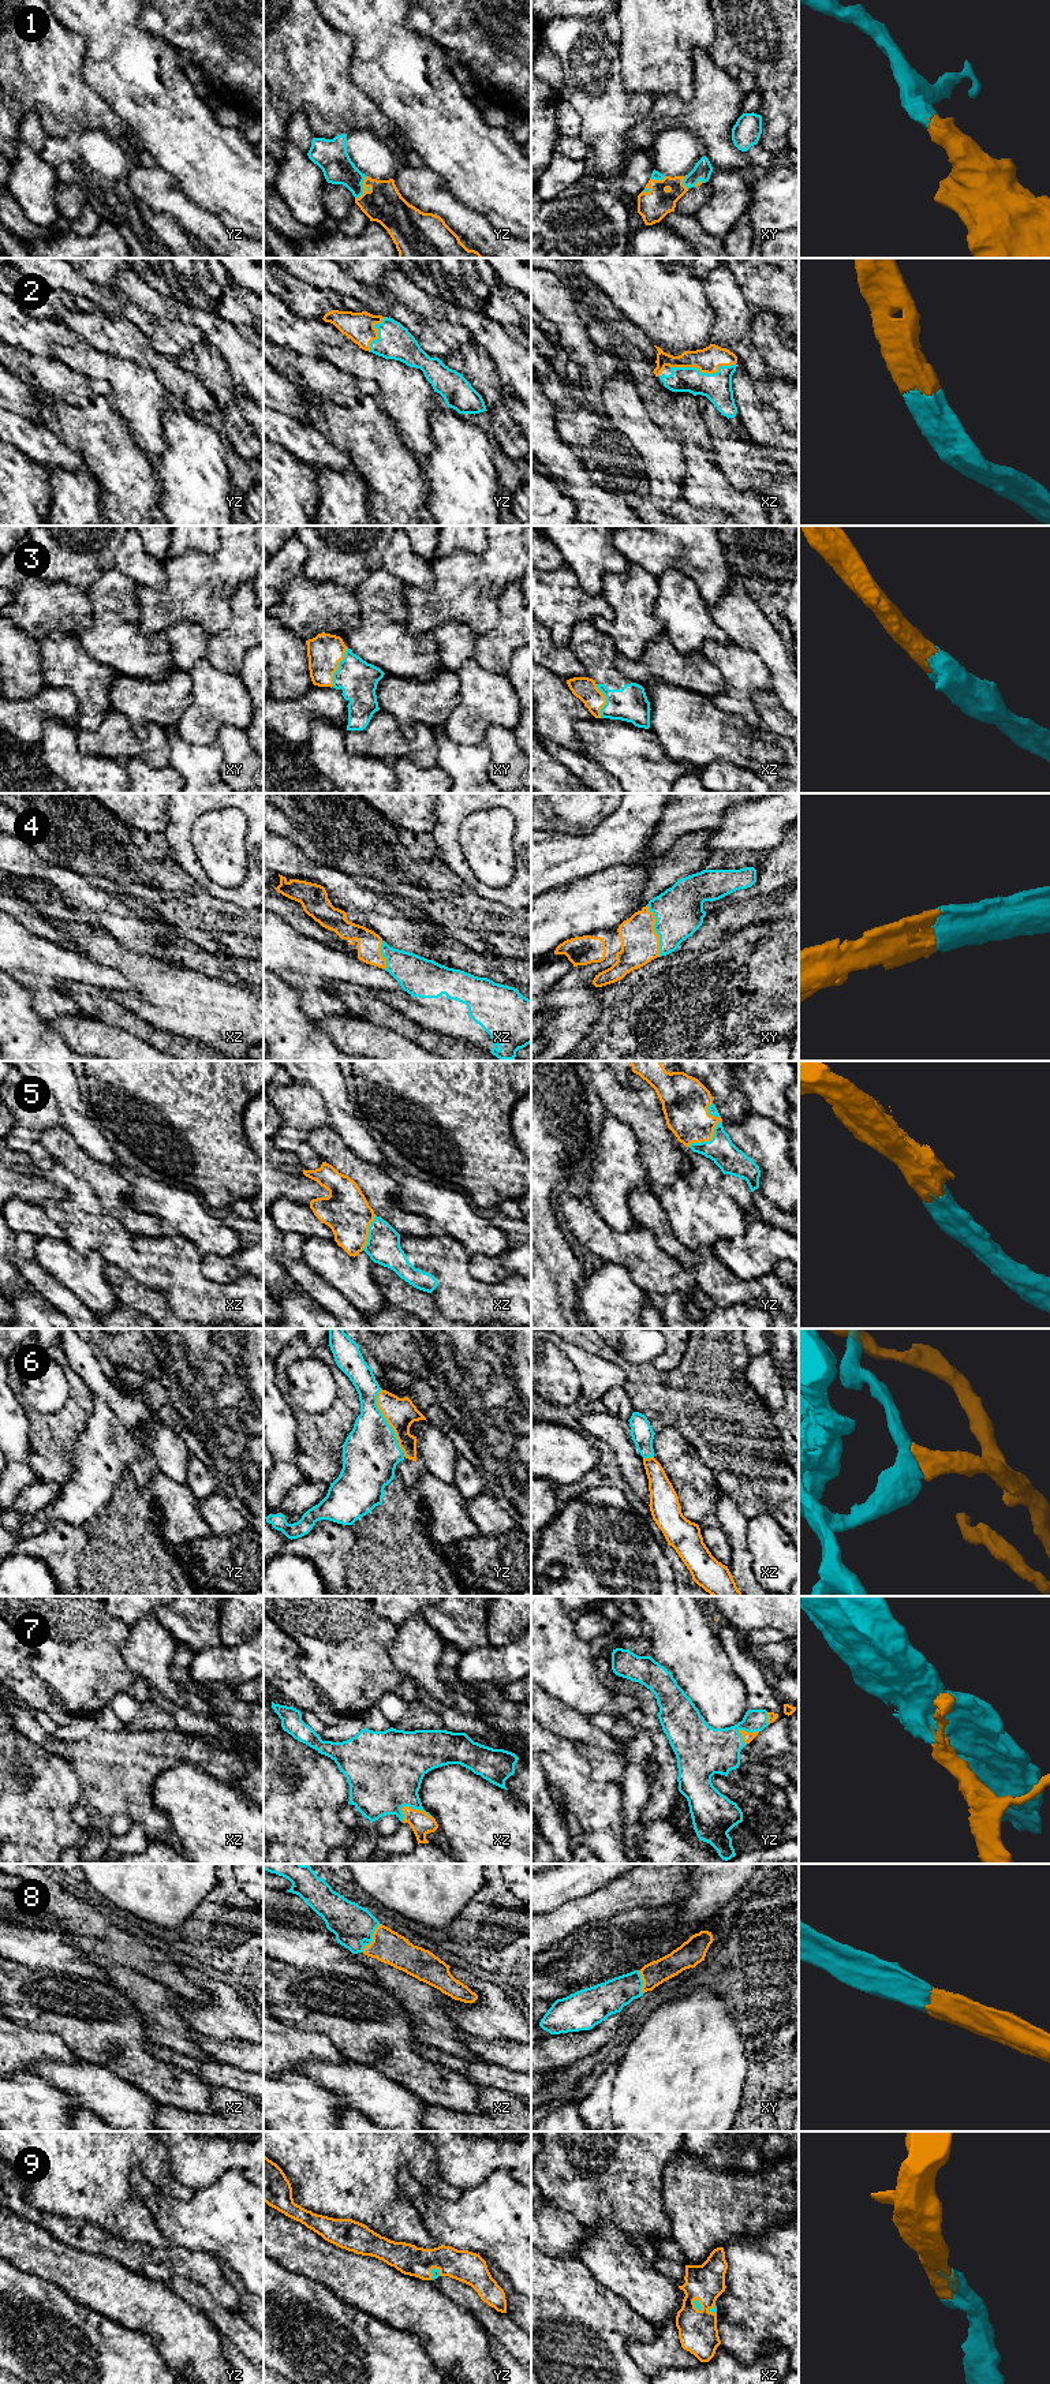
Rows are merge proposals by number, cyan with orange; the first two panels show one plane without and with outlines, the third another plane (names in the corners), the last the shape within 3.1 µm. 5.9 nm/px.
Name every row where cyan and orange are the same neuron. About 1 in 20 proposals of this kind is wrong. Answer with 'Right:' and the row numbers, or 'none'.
Right: 1, 2, 3, 4, 5, 6, 7, 8, 9

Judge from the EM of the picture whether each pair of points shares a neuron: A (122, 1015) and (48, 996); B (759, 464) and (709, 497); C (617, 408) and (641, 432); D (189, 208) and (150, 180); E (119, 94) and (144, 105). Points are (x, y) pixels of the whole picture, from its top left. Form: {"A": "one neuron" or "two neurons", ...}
{"A": "two neurons", "B": "two neurons", "C": "one neuron", "D": "one neuron", "E": "one neuron"}

